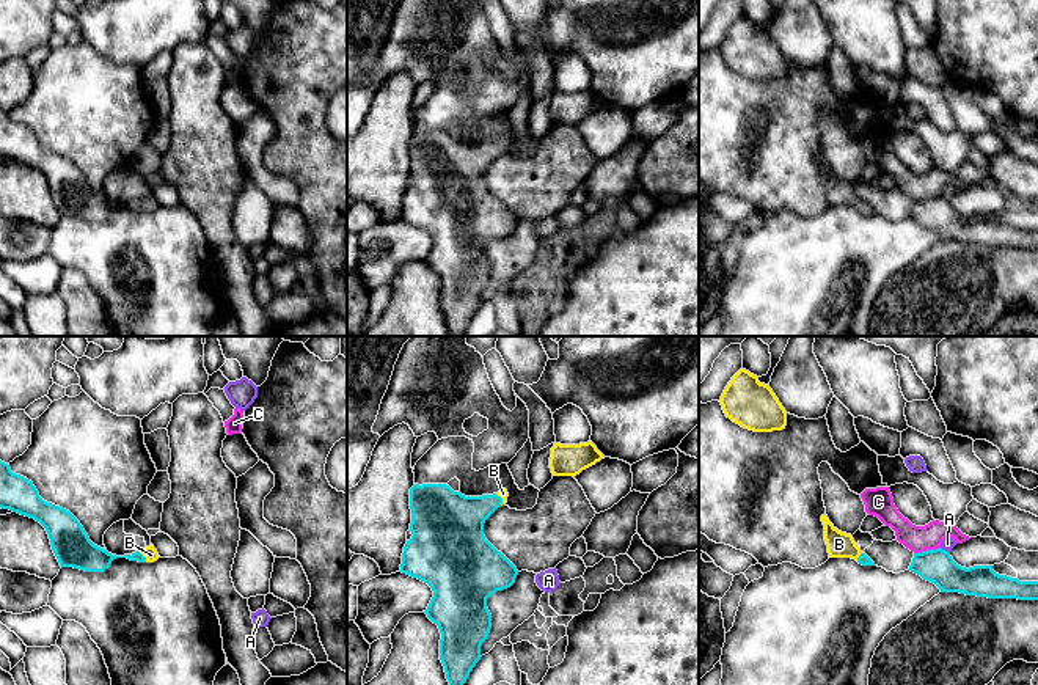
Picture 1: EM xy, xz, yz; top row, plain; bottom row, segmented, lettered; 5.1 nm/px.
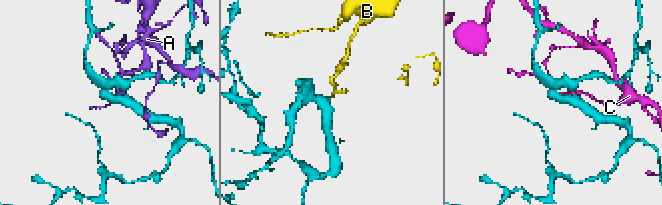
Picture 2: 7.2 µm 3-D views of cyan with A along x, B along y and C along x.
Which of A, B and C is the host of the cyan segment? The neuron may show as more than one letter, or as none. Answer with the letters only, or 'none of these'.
B

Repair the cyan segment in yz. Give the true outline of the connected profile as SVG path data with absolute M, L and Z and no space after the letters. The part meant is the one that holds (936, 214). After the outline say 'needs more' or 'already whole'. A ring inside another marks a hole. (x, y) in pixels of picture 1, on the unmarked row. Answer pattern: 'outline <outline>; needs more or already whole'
outline M942 196L914 201L911 220L934 231L941 240L959 240L988 247L1038 248L1038 229L1019 229L999 223L992 214L958 214Z; already whole

